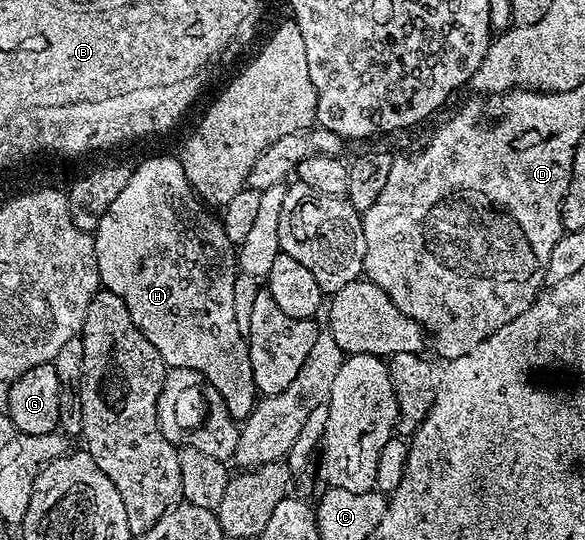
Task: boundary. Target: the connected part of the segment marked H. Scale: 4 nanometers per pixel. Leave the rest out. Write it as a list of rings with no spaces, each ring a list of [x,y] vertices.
[[[151,155],[148,159],[141,160],[139,164],[134,164],[125,189],[121,189],[121,193],[117,193],[117,201],[113,201],[113,205],[109,205],[105,217],[101,217],[99,227],[93,233],[99,282],[106,290],[117,293],[117,297],[121,297],[121,301],[125,301],[125,309],[129,309],[129,317],[133,321],[133,325],[137,325],[137,329],[141,329],[141,333],[145,333],[145,337],[149,337],[153,349],[157,349],[157,353],[161,353],[161,357],[168,368],[184,366],[199,371],[208,384],[211,382],[219,390],[218,398],[226,403],[227,408],[231,410],[231,416],[236,421],[242,421],[255,408],[257,392],[253,379],[253,365],[249,361],[245,331],[244,328],[237,325],[237,313],[233,309],[233,285],[237,274],[237,251],[229,241],[222,222],[216,216],[214,219],[206,210],[210,211],[203,200],[195,194],[195,190],[191,188],[190,181],[185,177],[183,164],[176,156],[174,159],[171,155]]]

